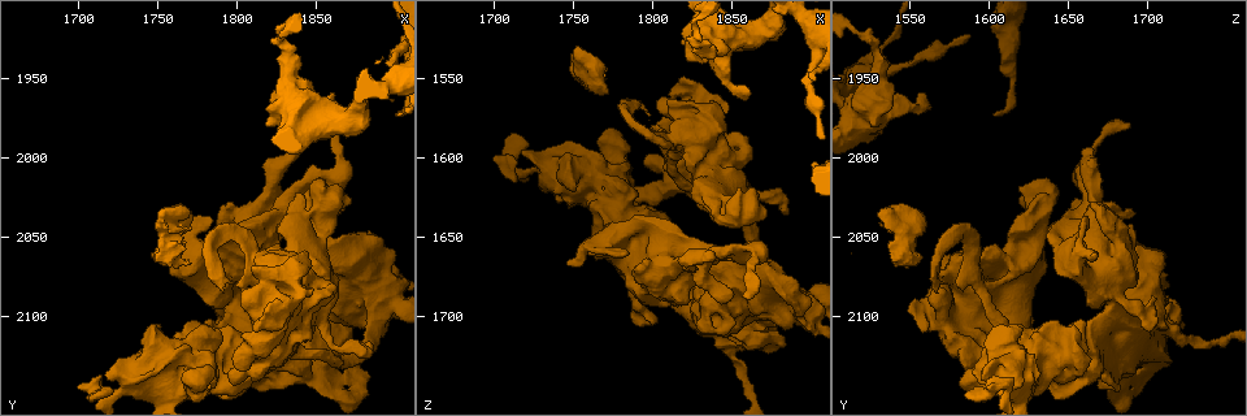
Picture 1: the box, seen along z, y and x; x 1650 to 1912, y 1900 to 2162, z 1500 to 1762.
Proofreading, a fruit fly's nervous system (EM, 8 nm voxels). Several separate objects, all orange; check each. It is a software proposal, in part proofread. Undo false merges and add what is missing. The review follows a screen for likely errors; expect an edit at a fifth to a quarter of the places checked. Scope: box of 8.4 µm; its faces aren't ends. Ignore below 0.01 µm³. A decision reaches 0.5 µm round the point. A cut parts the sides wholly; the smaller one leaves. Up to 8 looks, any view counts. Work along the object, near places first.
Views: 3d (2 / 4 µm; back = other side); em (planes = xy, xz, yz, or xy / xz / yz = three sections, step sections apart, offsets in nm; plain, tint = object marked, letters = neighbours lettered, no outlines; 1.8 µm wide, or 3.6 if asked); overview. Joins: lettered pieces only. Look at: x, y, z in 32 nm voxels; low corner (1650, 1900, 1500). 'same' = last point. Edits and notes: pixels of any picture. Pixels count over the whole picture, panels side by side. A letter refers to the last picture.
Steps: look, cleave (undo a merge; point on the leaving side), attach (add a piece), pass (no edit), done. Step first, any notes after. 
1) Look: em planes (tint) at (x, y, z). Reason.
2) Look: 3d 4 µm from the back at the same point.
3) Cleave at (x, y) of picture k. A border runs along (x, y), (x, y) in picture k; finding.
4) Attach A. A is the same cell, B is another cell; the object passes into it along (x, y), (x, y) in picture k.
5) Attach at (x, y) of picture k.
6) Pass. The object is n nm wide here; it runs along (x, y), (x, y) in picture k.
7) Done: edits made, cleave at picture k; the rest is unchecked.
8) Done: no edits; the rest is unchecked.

Look: em planes (letters) at (1788, 2108, 1704). Free end.

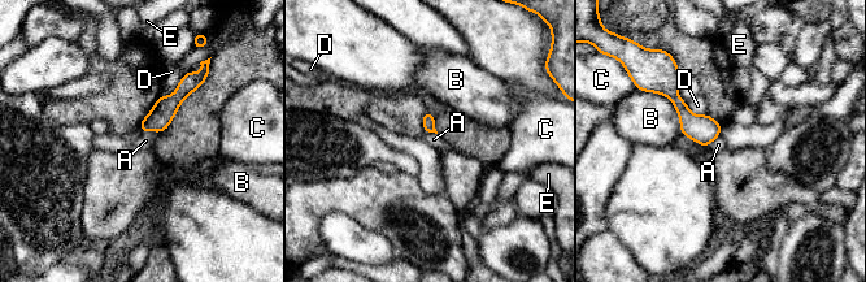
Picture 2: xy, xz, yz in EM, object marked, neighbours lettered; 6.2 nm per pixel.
Pass. A, B, C, D and E are other cells; it runs along (194, 86), (188, 86), (144, 128) in picture 2; no lettered piece goes on from it.

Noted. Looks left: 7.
Look: 3d 4 µm from the back at (1748, 2060, 1666). Branch stops here.

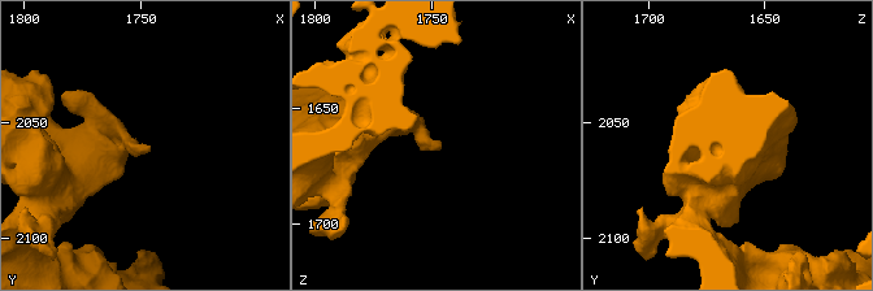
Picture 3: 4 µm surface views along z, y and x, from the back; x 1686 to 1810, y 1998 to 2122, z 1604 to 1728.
Look: em planes (letters) at (1747, 2060, 1668). Need the tissue.

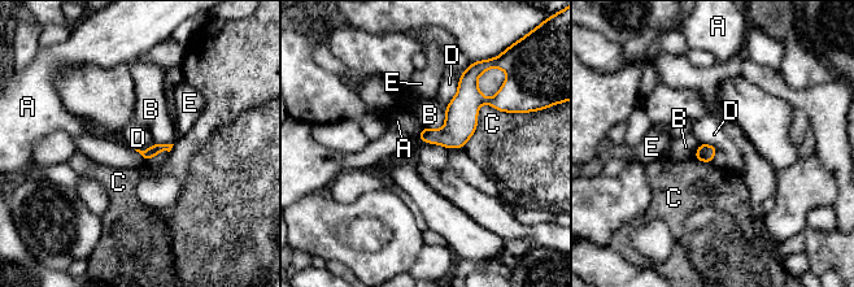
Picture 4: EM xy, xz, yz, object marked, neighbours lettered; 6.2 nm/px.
Pass. A, B, C, D and E are other cells; a border runs along (465, 70), (458, 90), (445, 111) in picture 4; none of them fits.

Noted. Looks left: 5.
Look: 3d 4 µm at (1840, 1966, 1530). Calibre changes.

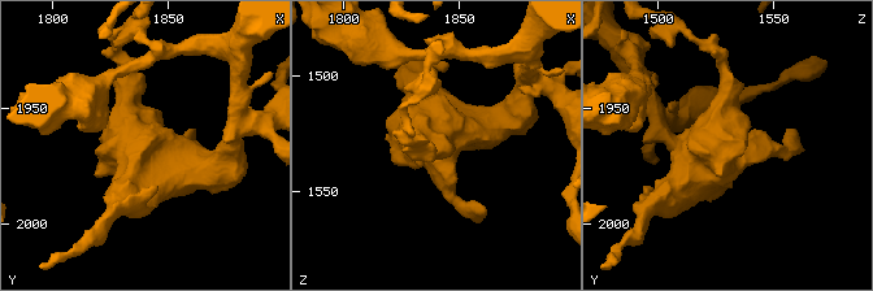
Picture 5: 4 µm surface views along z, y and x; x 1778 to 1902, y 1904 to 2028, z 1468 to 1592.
Look: em 3.6 µm planes (letters) at (1839, 1964, 1530). Now the EM.

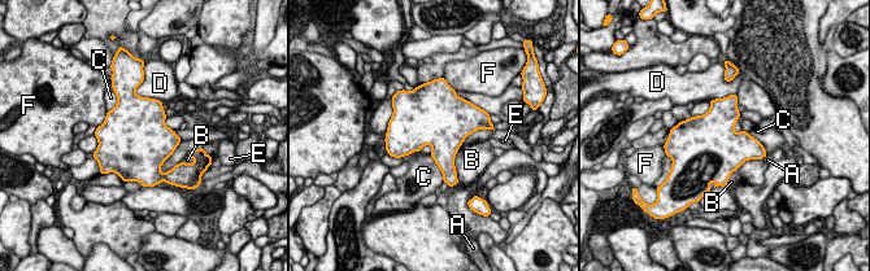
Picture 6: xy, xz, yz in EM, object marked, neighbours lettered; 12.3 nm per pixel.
Pass. The longest contact is with B, 500 nm; A, B, C, D, E and F are other cells; a border runs along (430, 154), (443, 179) in picture 6; one neuron here.

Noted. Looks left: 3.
Done: no edits; the rest is unchecked.

